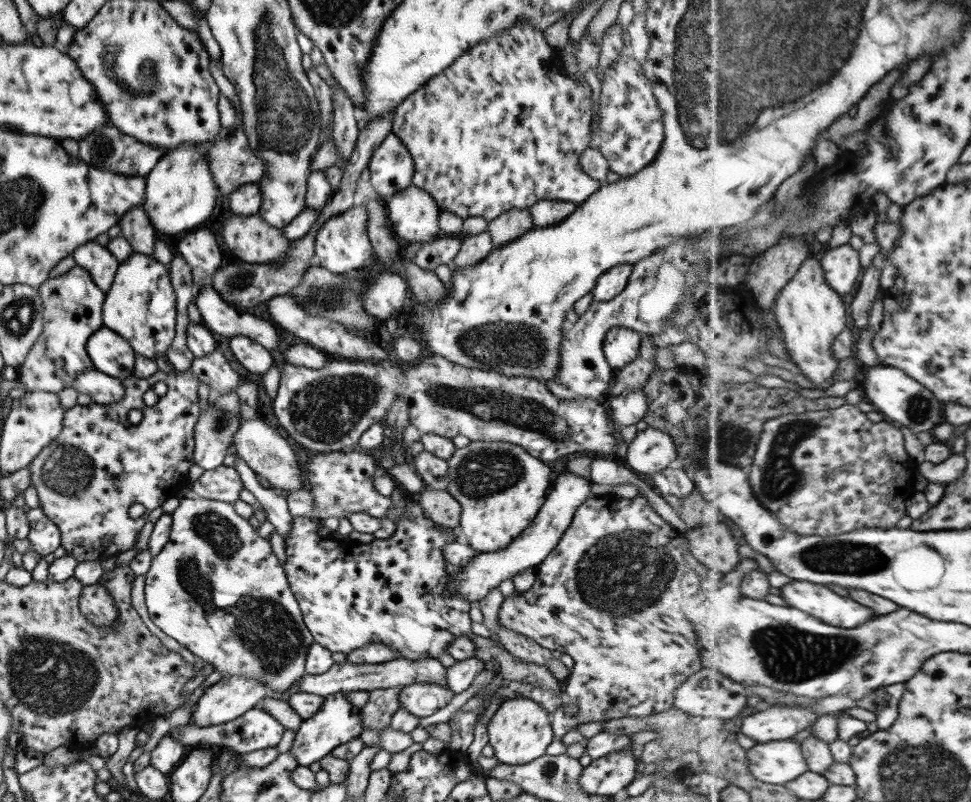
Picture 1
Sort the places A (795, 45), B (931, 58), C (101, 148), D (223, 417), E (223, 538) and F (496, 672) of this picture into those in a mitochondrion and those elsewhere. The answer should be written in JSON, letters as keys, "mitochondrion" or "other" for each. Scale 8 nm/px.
{"A":"mitochondrion","B":"other","C":"mitochondrion","D":"mitochondrion","E":"mitochondrion","F":"other"}

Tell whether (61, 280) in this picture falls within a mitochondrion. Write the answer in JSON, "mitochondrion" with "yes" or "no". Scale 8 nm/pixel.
{"mitochondrion":"no"}

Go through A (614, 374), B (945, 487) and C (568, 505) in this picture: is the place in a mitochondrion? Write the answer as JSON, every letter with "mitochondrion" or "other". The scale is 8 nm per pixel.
{"A":"other","B":"other","C":"other"}

